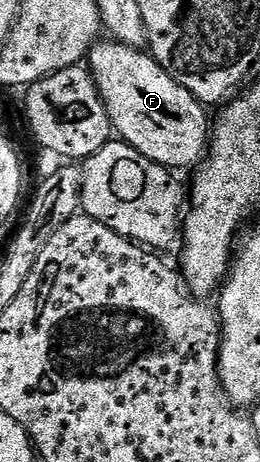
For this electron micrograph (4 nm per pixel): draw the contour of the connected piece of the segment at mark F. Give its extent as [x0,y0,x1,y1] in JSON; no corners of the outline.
[87,40,211,171]

